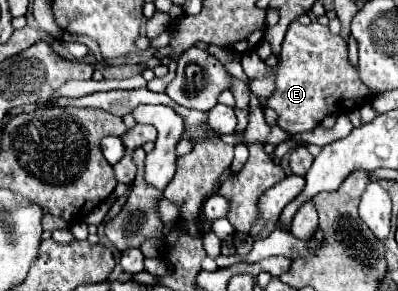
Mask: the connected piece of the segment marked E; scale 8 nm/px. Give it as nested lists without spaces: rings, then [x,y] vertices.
[[[293,21],[289,25],[281,45],[281,59],[275,67],[263,63],[257,53],[245,53],[241,65],[251,81],[261,77],[275,79],[275,91],[263,101],[263,107],[273,109],[277,113],[277,125],[291,135],[313,131],[327,115],[351,113],[373,97],[369,87],[361,83],[357,67],[349,61],[347,41],[341,35],[333,35],[327,25],[317,21],[309,25]]]

